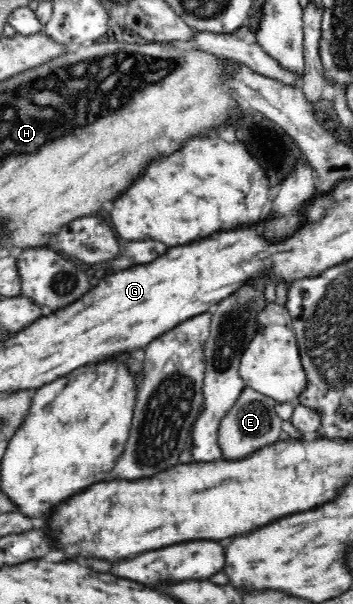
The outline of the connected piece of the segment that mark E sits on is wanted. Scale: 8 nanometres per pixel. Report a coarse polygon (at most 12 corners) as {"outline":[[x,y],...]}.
{"outline":[[245,387],[219,420],[223,459],[279,439],[277,403]]}

